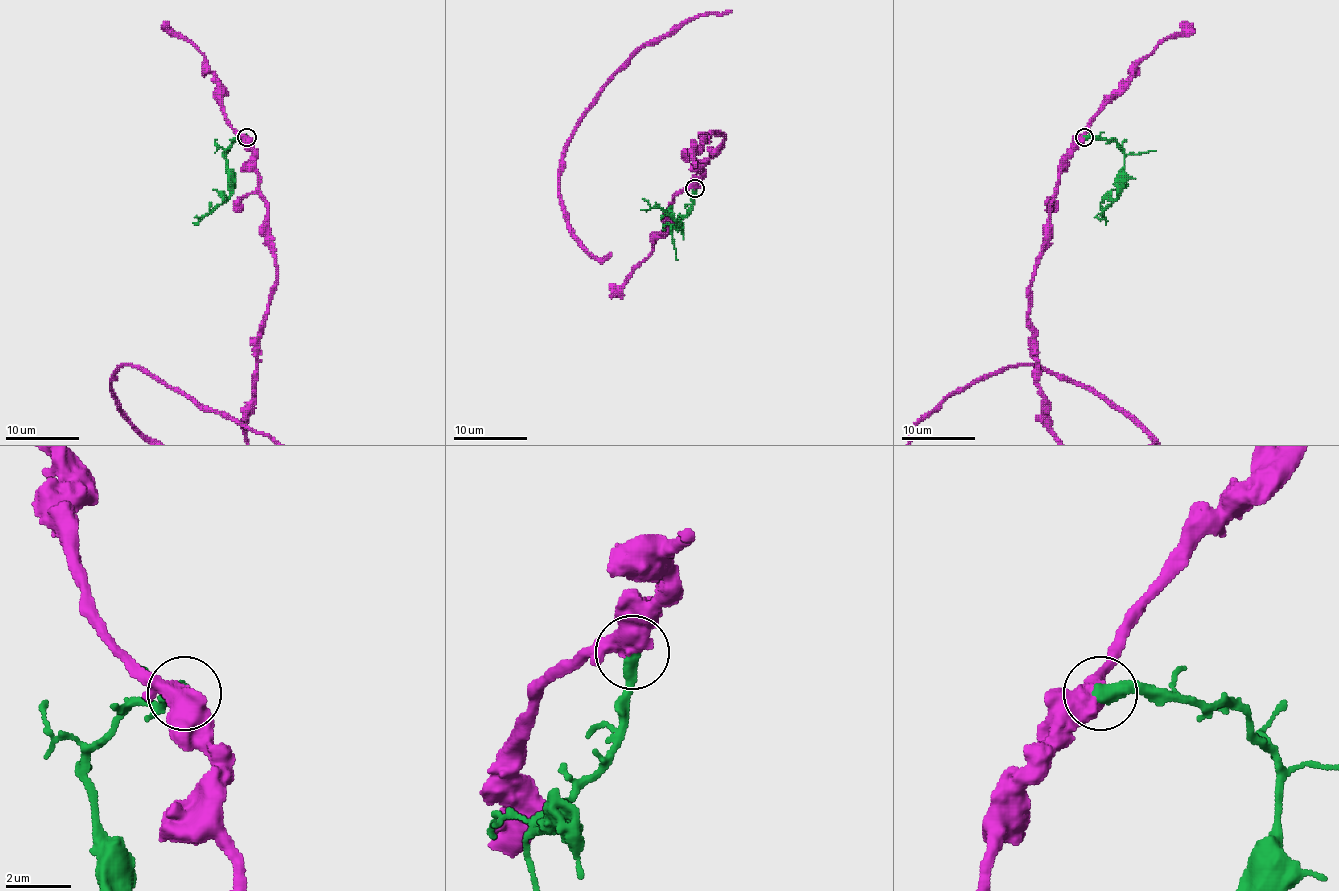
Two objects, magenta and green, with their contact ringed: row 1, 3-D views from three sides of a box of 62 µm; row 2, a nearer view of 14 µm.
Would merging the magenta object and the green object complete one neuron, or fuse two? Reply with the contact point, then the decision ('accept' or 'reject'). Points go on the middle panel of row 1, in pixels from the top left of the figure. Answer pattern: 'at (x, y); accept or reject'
at (695, 188); reject

